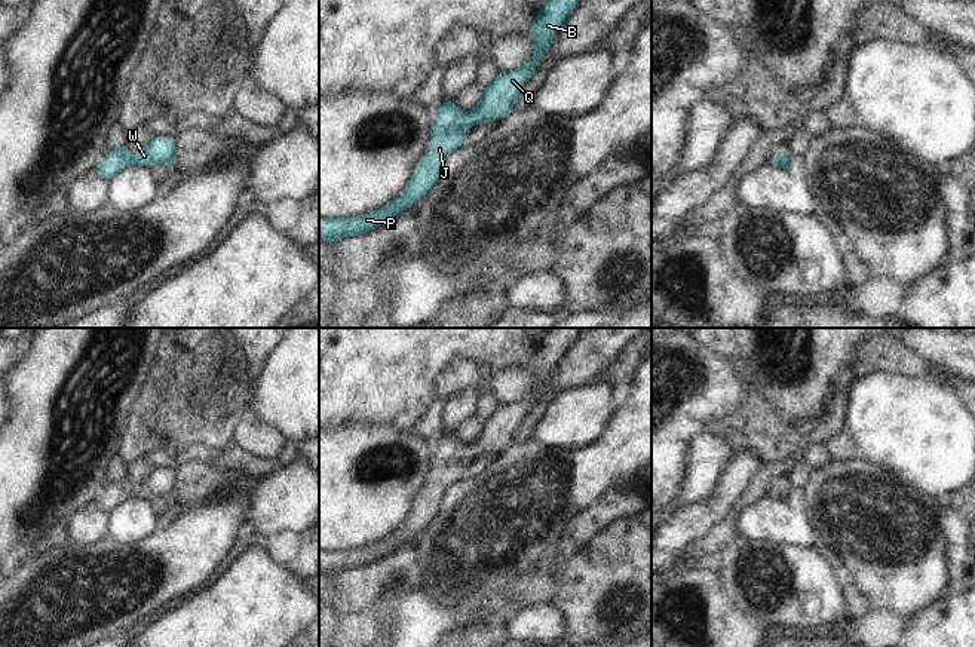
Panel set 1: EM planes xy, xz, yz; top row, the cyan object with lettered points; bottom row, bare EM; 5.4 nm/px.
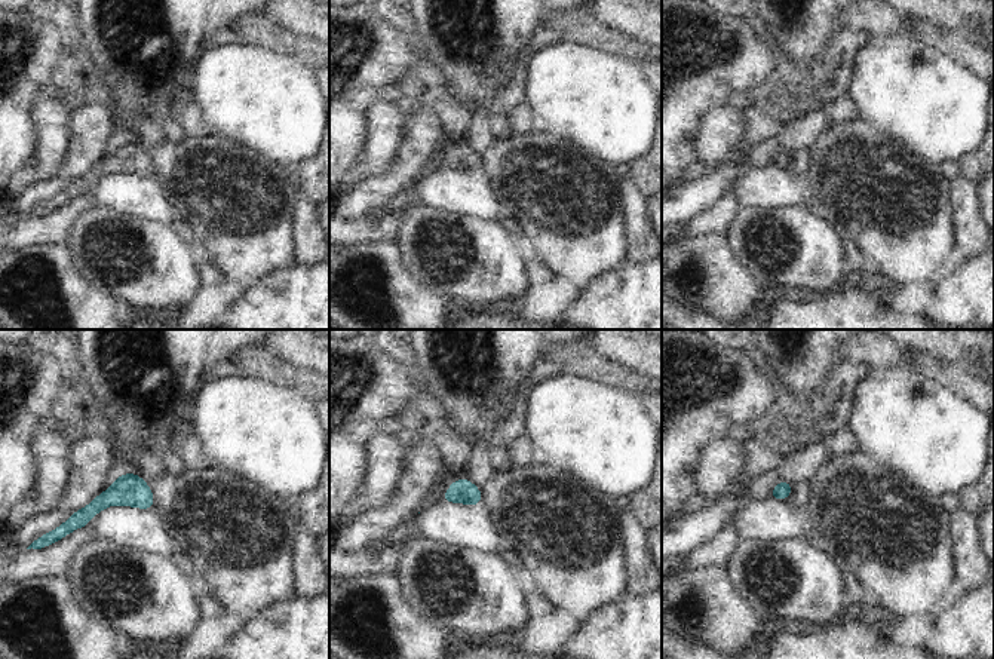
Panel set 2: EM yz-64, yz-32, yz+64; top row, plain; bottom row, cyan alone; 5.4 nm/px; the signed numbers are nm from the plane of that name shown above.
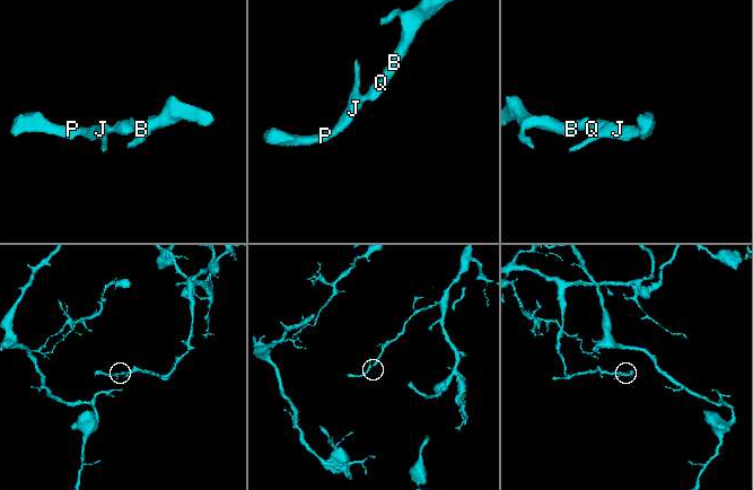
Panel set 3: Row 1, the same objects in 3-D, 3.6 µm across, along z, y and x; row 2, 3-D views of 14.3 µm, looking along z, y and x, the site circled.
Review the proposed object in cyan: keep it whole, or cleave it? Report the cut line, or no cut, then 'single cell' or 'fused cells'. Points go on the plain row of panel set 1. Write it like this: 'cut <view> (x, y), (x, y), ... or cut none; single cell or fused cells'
cut none; single cell

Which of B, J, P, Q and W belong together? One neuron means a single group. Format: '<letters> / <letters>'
B J P Q W

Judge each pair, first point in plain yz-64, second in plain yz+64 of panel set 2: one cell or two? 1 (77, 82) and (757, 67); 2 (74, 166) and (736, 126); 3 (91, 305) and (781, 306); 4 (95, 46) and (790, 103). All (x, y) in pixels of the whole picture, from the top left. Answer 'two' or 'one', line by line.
1: two
2: two
3: two
4: two

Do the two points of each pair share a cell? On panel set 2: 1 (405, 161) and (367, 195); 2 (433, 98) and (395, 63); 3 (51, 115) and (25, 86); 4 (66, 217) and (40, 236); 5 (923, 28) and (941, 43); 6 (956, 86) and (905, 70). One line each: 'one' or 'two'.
1: one
2: two
3: two
4: one
5: one
6: one

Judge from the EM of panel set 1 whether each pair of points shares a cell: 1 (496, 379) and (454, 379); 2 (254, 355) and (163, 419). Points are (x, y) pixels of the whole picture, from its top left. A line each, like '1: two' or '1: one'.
1: one
2: one

